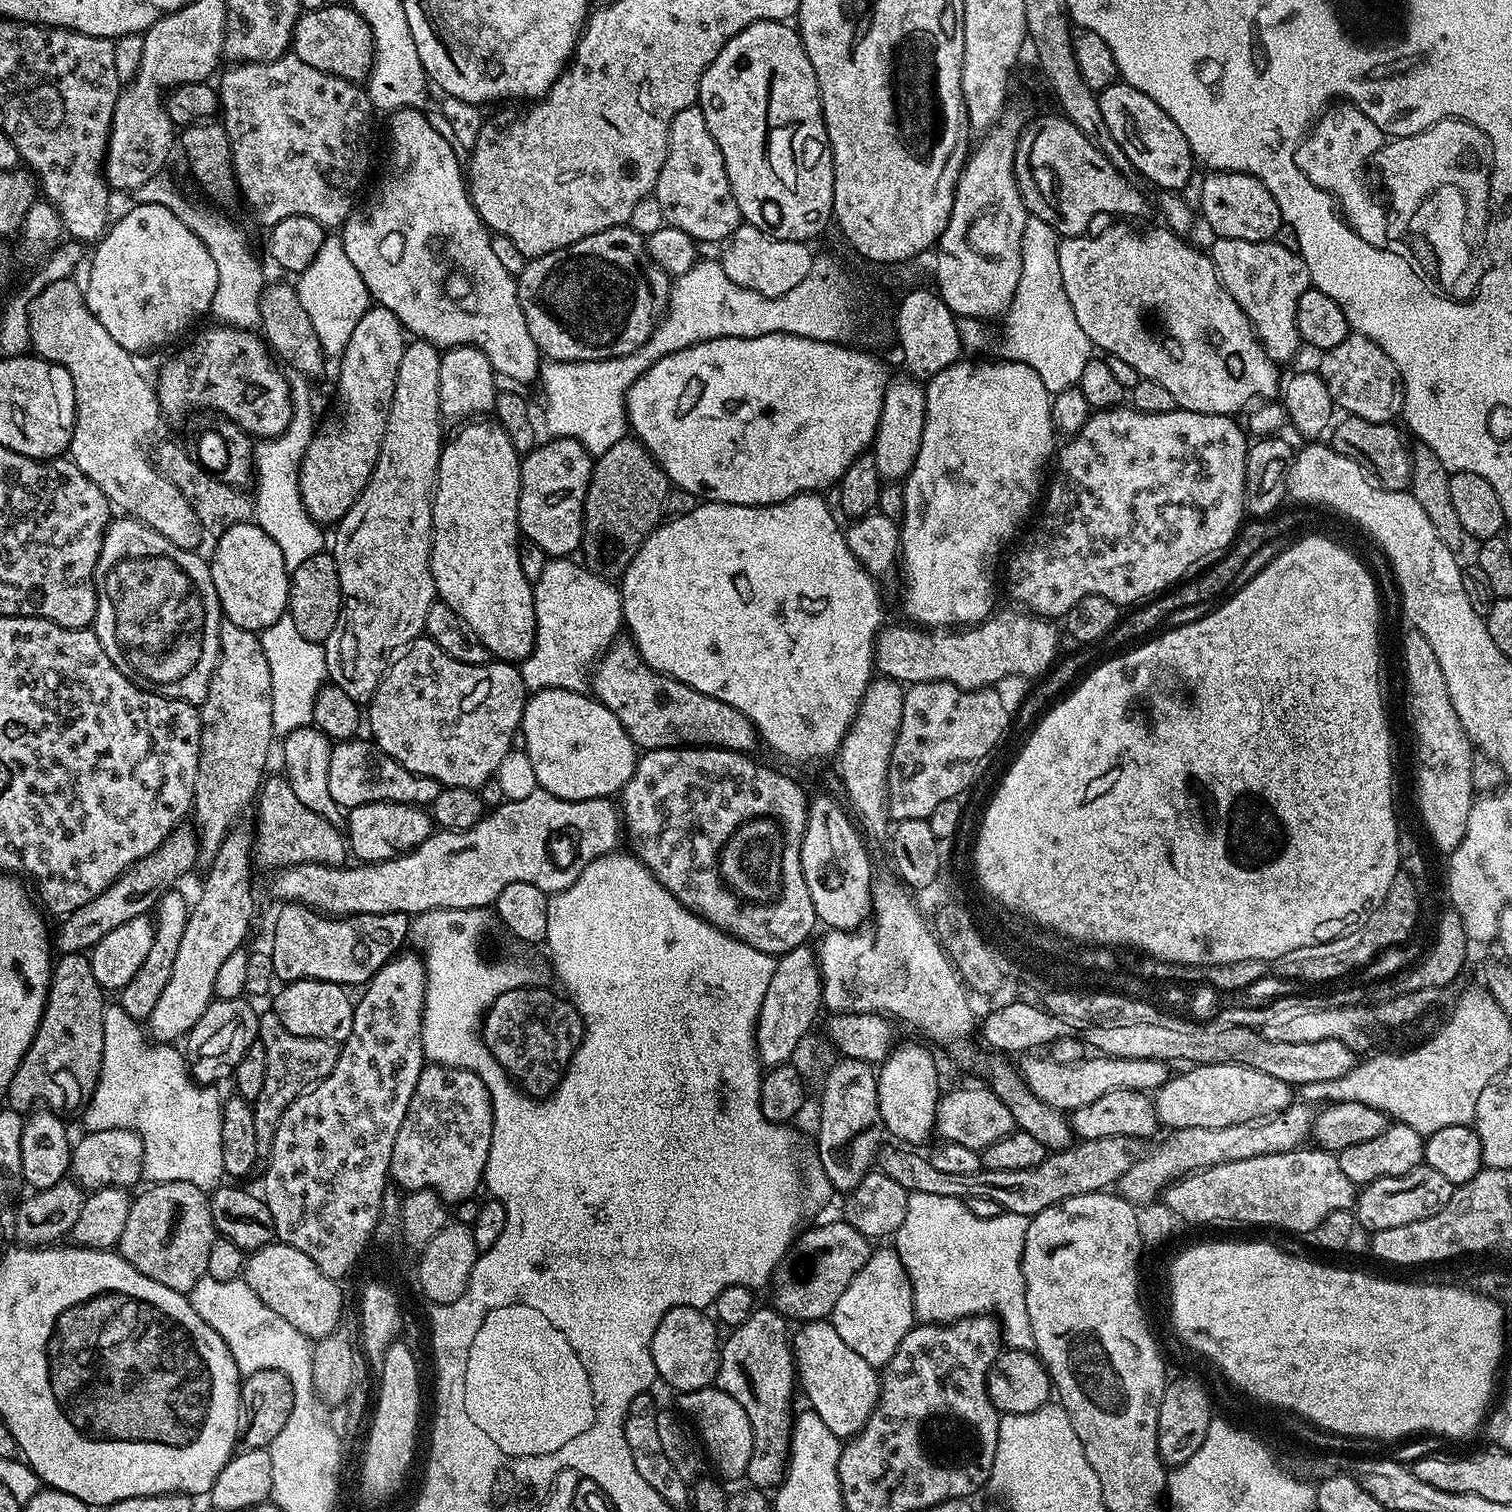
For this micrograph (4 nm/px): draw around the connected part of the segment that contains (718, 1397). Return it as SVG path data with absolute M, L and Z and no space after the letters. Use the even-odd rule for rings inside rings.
M719 1386L681 1392L675 1399L677 1406L692 1419L713 1466L721 1472L719 1475L725 1481L736 1480L739 1476L740 1479L747 1477L750 1454L754 1454L754 1430L750 1426L750 1417L746 1415L746 1410L742 1410L741 1404L730 1398L730 1394L723 1392Z

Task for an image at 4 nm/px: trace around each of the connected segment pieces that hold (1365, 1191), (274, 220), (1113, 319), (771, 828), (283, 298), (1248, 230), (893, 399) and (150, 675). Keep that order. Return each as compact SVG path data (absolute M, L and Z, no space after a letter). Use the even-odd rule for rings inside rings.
M1426 1163L1401 1176L1383 1176L1371 1180L1359 1189L1354 1205L1356 1223L1361 1229L1368 1228L1369 1233L1378 1230L1391 1230L1393 1226L1410 1226L1410 1222L1422 1222L1430 1214L1438 1214L1446 1202L1450 1202L1454 1186Z
M285 54L277 60L267 60L257 64L233 63L224 73L221 71L220 84L218 83L218 95L220 98L219 111L224 112L222 123L228 135L230 150L232 151L232 169L236 175L236 186L239 195L244 196L246 203L252 207L252 212L264 223L271 226L282 222L282 218L314 218L326 230L339 229L348 221L354 205L357 203L356 191L364 184L364 175L368 172L368 139L372 136L372 116L374 109L368 101L368 93L359 83L343 80L334 74L326 74L322 70L314 70L314 66L306 66L297 56Z
M1163 226L1152 228L1149 232L1135 232L1132 228L1108 228L1105 232L1100 232L1097 236L1085 234L1082 236L1070 236L1060 240L1058 246L1058 270L1062 272L1062 286L1066 290L1066 298L1070 298L1070 306L1074 306L1074 318L1078 318L1078 326L1086 330L1086 338L1101 353L1108 356L1122 358L1129 366L1134 366L1138 370L1141 378L1150 382L1158 382L1174 394L1174 402L1177 409L1186 412L1201 412L1202 414L1214 414L1215 416L1232 416L1236 412L1243 413L1249 406L1257 402L1268 402L1272 396L1281 391L1282 375L1278 369L1277 361L1272 360L1266 354L1264 345L1256 337L1256 331L1252 329L1252 324L1246 318L1244 311L1234 302L1231 294L1226 292L1216 273L1216 267L1211 255L1207 251L1199 252L1196 248L1191 248L1187 239L1181 238L1175 232Z
M771 818L747 820L726 841L720 852L720 876L724 883L745 902L767 902L775 900L782 891L780 863L784 837L777 821Z
M265 283L260 289L260 322L259 331L262 339L274 353L277 361L289 364L296 372L304 376L320 376L324 372L326 355L318 340L318 334L314 334L314 325L298 302L298 294L295 287L289 284Z
M1208 172L1205 180L1200 184L1200 208L1198 204L1198 212L1204 215L1204 220L1208 223L1208 228L1216 238L1242 238L1246 242L1258 242L1259 240L1271 240L1275 237L1276 231L1280 229L1282 223L1280 211L1278 210L1278 202L1274 202L1274 194L1270 194L1270 190L1266 190L1266 186L1262 186L1262 182L1258 182L1258 178L1254 178L1245 172Z
M893 379L889 383L882 402L882 414L878 418L876 439L870 445L870 455L878 466L881 481L884 482L903 481L916 465L918 450L922 446L922 430L926 422L925 385L915 379L907 379Z
M131 518L113 519L109 523L108 529L104 531L104 541L100 550L100 557L96 563L96 569L92 577L96 583L96 618L94 621L94 631L98 642L102 646L102 650L106 650L106 658L110 658L110 662L114 662L114 666L118 666L118 670L122 670L122 674L126 674L126 678L130 678L138 685L144 685L149 692L156 692L160 696L169 696L175 700L186 700L189 702L199 702L204 699L206 690L208 689L208 679L212 677L212 668L204 665L204 644L215 645L220 634L220 621L222 613L220 605L215 602L204 604L204 592L206 594L214 593L214 582L212 581L212 570L207 559L200 557L199 551L191 552L190 550L182 550L178 546L174 546L174 542L170 542L166 538L162 538L162 534L158 534L150 526L146 526L140 520Z

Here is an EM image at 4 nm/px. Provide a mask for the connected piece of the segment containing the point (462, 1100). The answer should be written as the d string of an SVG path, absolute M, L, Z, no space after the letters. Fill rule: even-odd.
M440 1064L426 1066L418 1078L418 1086L414 1086L414 1098L410 1098L406 1118L402 1118L402 1130L398 1130L398 1138L394 1138L391 1183L408 1192L429 1188L452 1206L462 1200L471 1200L477 1195L476 1187L481 1187L484 1178L491 1137L492 1099L478 1074L469 1068L443 1068Z

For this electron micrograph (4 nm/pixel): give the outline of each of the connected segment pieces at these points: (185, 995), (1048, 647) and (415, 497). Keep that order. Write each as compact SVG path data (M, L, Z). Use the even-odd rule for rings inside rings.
M243 826L233 828L207 868L208 877L200 888L200 897L191 905L186 930L182 930L182 943L174 958L174 970L170 970L170 982L166 982L146 1021L147 1031L156 1042L176 1042L179 1036L187 1037L198 1018L206 1014L214 999L214 977L218 969L234 950L245 947L244 939L252 924L252 911L256 908L252 901L253 833Z
M1028 610L1016 611L1020 612L997 611L987 620L963 630L903 628L900 624L889 623L881 627L876 636L875 671L904 686L949 680L965 690L996 686L1007 676L1043 677L1057 659L1056 632L1045 617Z
M416 338L405 343L378 462L358 502L335 525L336 541L330 544L330 554L338 566L342 607L334 630L322 641L327 679L357 702L371 701L390 666L424 632L426 614L437 599L432 577L432 498L442 447L438 398L441 355L441 349L429 340Z

